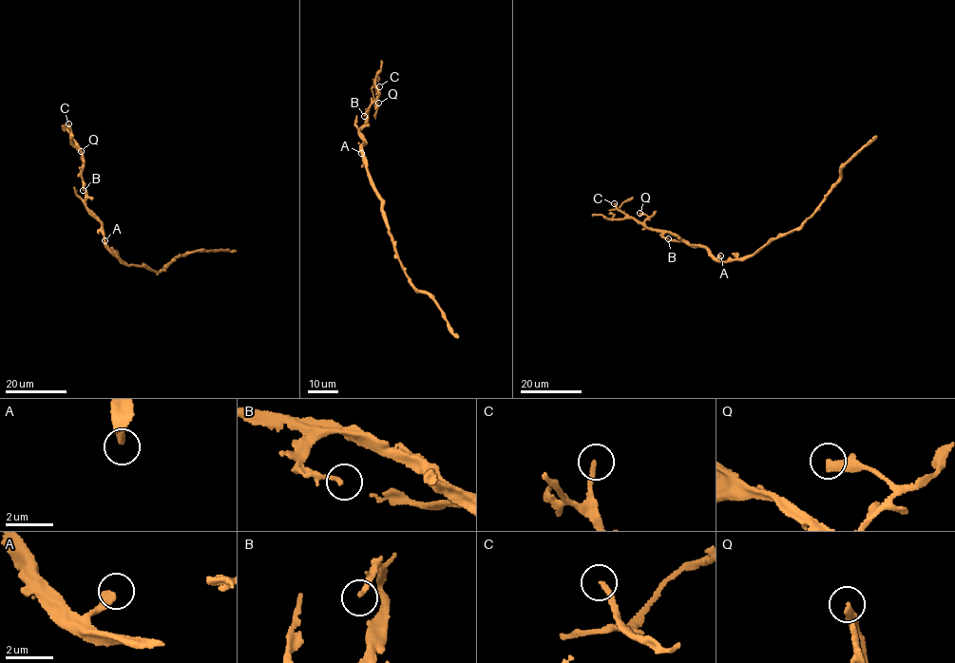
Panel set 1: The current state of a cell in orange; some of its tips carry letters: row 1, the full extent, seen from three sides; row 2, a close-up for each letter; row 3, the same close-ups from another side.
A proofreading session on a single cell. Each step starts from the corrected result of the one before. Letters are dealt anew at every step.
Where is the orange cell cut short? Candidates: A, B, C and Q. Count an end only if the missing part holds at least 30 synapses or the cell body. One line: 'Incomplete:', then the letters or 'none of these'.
Incomplete: C

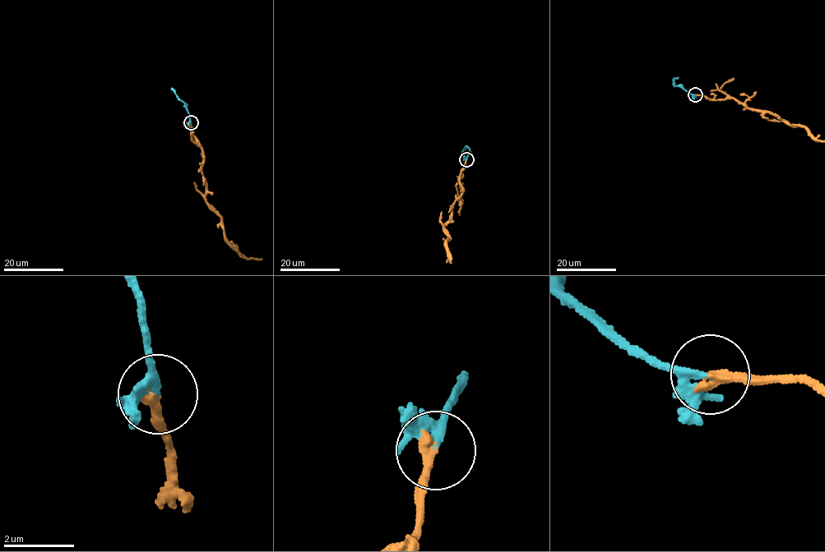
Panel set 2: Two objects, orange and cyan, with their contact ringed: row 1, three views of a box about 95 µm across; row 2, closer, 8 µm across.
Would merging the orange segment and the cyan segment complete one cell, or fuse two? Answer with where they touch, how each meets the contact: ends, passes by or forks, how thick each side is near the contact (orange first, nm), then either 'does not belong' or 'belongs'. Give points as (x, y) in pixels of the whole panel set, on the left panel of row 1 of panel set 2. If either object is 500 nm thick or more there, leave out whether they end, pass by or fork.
at (191, 122); orange ends there; cyan forks there; 320 nm thick on the orange side, 170 nm on the other; belongs

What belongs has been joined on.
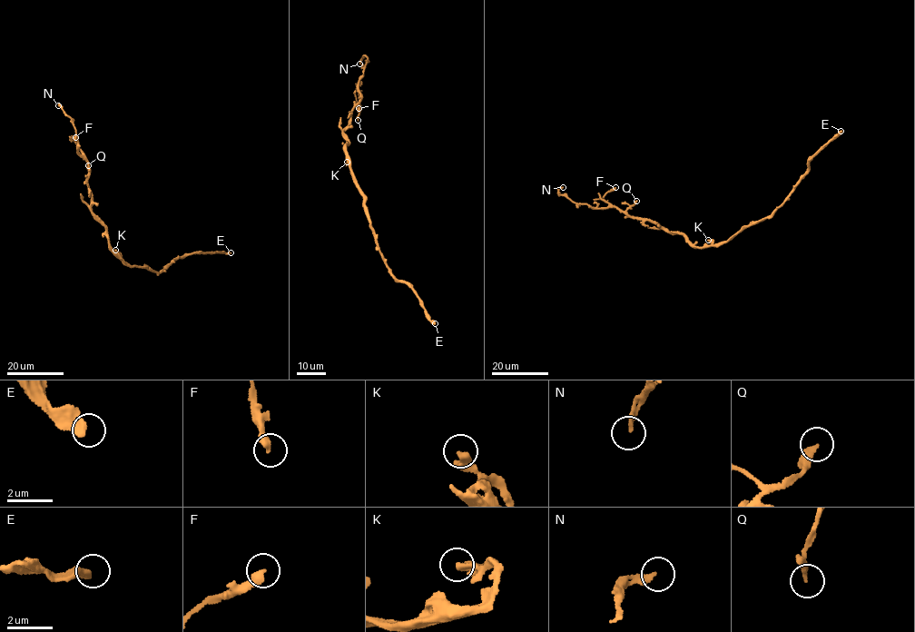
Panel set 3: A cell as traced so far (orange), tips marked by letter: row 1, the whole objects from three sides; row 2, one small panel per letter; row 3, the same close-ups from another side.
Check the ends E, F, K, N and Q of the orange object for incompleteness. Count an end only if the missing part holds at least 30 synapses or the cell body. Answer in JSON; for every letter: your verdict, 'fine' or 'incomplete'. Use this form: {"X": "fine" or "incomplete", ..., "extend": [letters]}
{"E": "fine", "F": "fine", "K": "fine", "N": "fine", "Q": "fine", "extend": []}

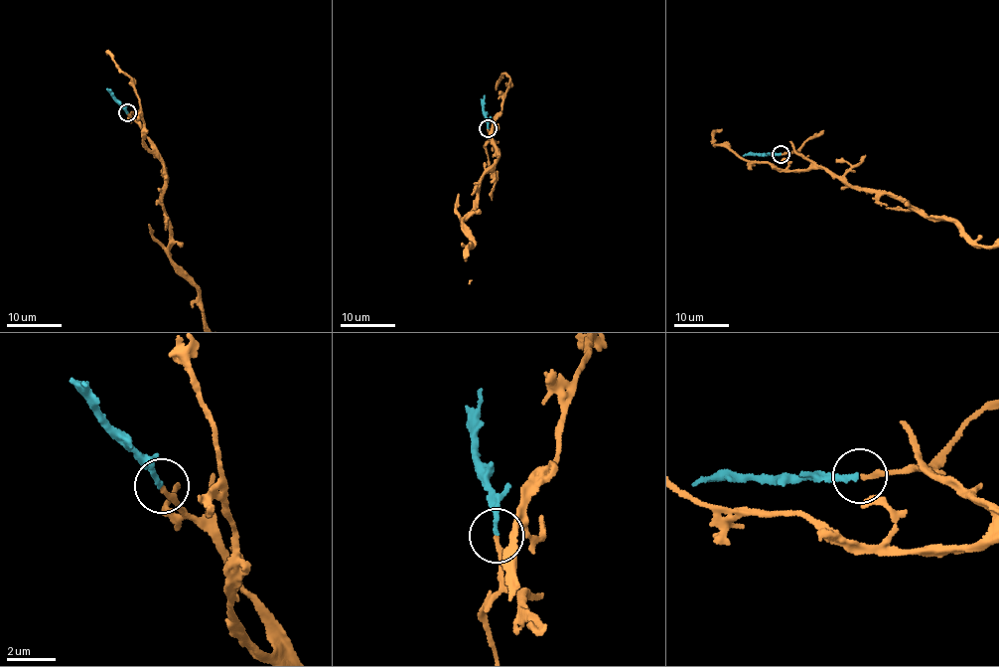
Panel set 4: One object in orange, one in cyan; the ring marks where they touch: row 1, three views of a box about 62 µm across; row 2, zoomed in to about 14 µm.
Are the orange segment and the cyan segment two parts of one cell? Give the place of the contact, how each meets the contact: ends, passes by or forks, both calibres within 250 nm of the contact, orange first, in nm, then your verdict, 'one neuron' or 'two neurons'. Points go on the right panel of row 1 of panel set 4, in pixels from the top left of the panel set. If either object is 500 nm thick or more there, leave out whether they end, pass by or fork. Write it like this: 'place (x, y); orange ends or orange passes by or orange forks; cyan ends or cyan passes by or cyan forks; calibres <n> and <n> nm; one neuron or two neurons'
place (781, 154); orange ends; cyan ends; calibres 150 and 200 nm; one neuron

